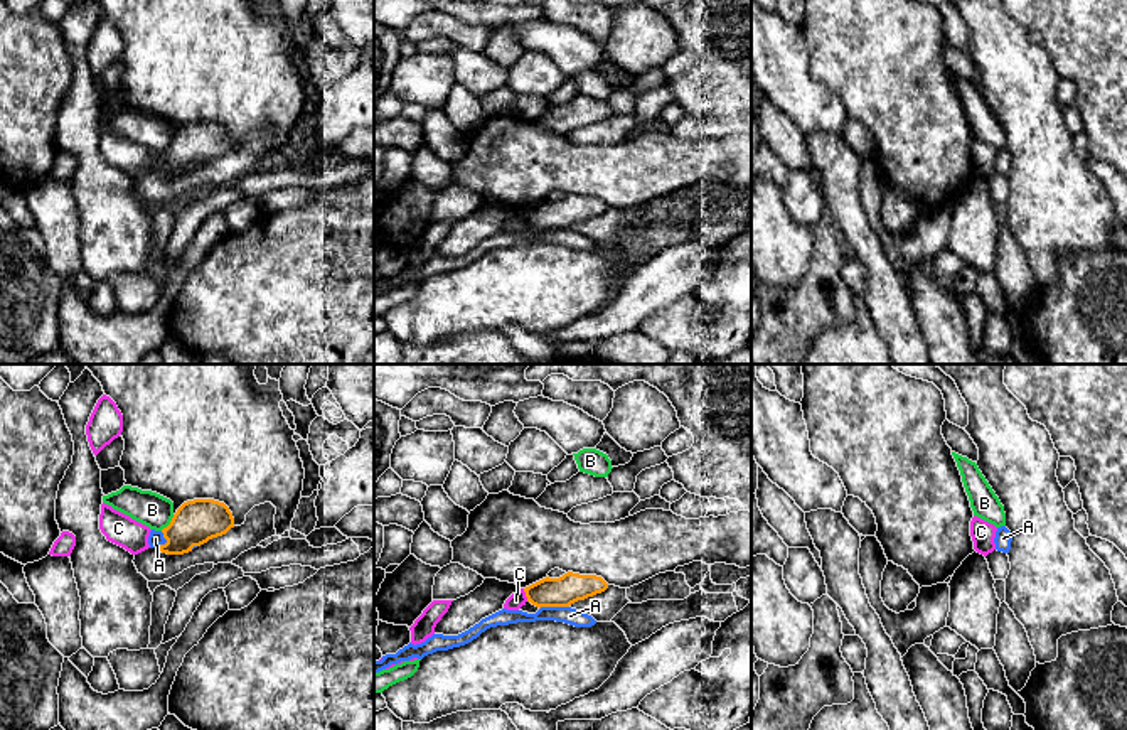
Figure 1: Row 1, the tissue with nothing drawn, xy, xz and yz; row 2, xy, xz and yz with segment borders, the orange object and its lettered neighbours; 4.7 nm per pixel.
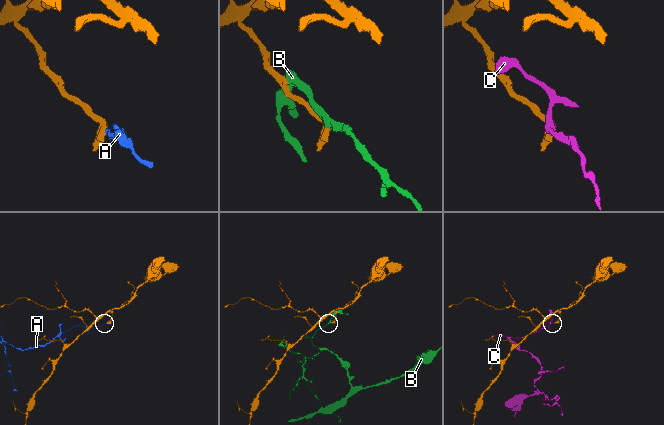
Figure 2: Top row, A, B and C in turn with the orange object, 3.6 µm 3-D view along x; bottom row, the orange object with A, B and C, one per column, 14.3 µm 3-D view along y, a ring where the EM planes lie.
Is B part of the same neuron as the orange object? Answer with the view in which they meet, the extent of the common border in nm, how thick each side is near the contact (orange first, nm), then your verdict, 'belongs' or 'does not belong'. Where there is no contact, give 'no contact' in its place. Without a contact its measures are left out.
xy | 100 nm | 220/160 nm | does not belong

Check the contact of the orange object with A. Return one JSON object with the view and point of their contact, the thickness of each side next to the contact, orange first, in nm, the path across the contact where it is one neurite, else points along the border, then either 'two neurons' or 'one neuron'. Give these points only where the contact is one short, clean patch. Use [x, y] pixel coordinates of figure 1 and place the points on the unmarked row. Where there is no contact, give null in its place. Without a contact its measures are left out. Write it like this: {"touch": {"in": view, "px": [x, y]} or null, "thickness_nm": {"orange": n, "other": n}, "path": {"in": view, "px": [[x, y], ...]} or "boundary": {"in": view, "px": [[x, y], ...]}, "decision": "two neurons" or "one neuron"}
{"touch": {"in": "xz", "px": [553, 228]}, "thickness_nm": {"orange": 140, "other": 80}, "boundary": {"in": "xz", "px": [[568, 228], [543, 228], [539, 231]]}, "decision": "two neurons"}

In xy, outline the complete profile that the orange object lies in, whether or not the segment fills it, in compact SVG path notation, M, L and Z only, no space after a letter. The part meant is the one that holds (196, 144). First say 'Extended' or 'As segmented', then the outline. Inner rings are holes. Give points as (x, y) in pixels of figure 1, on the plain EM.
As segmented. M194 121L184 125L170 147L162 152L165 167L157 172L167 177L184 177L234 150L234 140L224 125Z

